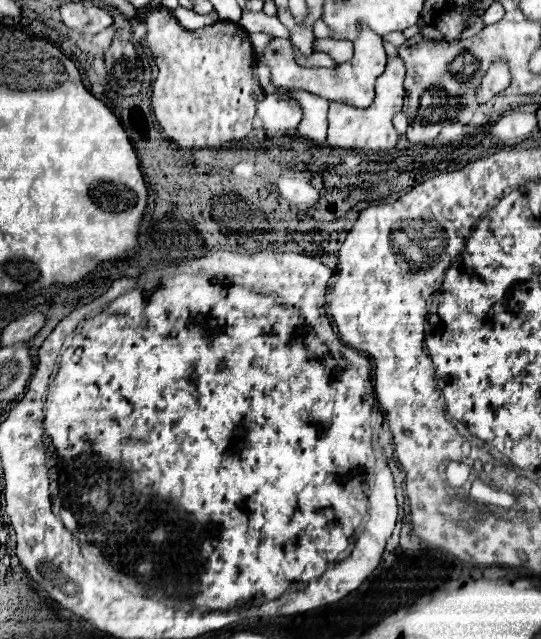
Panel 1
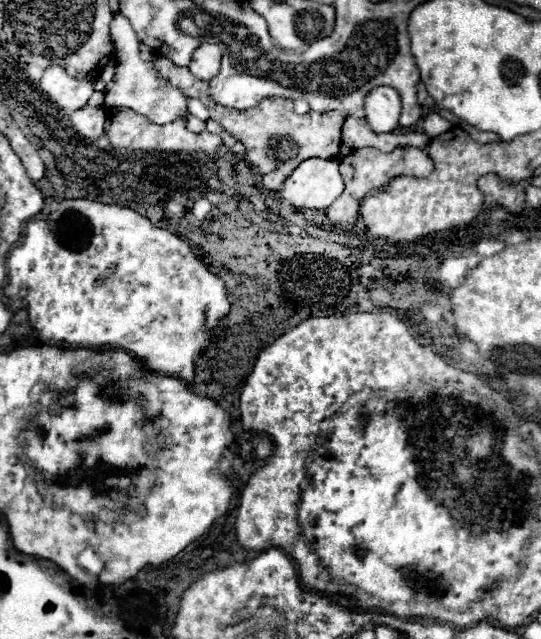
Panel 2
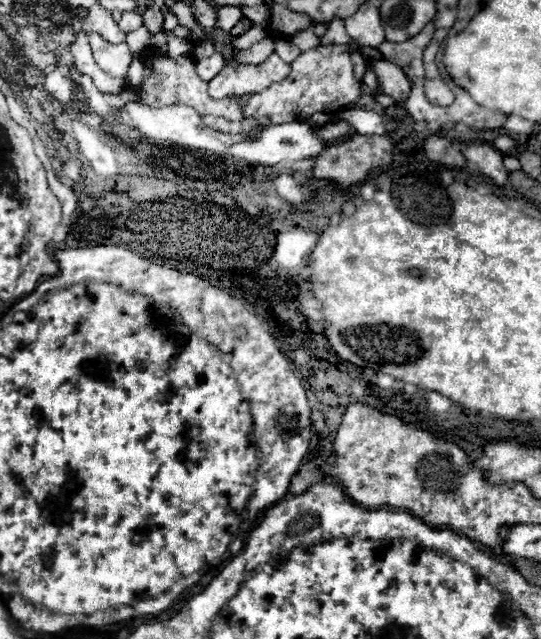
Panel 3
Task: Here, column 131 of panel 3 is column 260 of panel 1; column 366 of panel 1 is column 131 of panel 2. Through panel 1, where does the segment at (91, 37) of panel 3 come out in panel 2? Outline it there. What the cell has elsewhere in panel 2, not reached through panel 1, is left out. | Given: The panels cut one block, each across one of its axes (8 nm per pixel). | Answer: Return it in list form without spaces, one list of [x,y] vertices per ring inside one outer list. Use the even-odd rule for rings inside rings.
[[[120,14],[112,20],[110,32],[114,36],[114,50],[118,52],[116,58],[116,76],[110,84],[106,84],[106,94],[104,94],[104,102],[106,106],[114,108],[114,106],[130,106],[134,110],[138,110],[140,114],[146,114],[146,118],[150,118],[152,122],[158,124],[166,124],[172,122],[176,118],[184,118],[188,112],[188,102],[182,96],[180,90],[176,90],[174,86],[170,86],[160,74],[158,70],[152,66],[152,62],[144,62],[140,58],[138,52],[138,38],[130,26],[130,22],[126,22],[126,18],[122,18]]]

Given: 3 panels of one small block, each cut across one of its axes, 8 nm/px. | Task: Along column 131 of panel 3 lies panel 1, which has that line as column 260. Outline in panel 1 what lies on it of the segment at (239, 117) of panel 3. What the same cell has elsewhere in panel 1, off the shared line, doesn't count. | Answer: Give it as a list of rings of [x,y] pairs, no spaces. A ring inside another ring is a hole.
[[[158,7],[147,13],[144,19],[147,29],[146,44],[152,50],[153,58],[158,64],[158,78],[152,86],[152,110],[156,122],[174,140],[180,148],[224,148],[234,140],[244,138],[252,130],[252,118],[256,114],[256,104],[266,96],[254,78],[256,56],[248,34],[230,22],[216,22],[196,32],[184,30],[176,18],[166,10]]]

